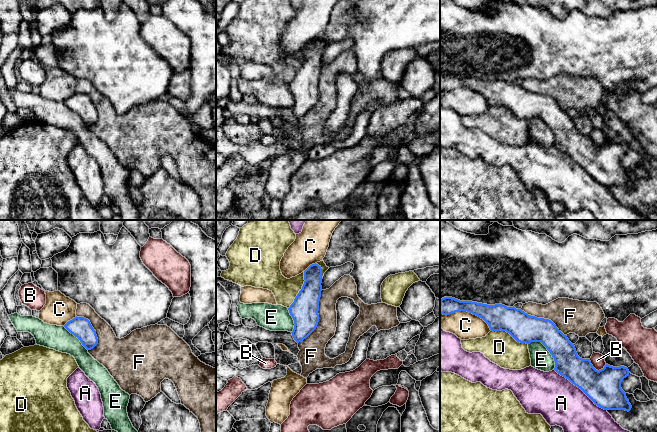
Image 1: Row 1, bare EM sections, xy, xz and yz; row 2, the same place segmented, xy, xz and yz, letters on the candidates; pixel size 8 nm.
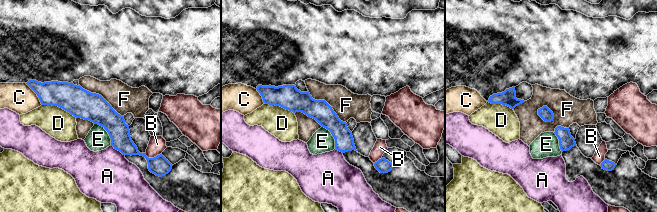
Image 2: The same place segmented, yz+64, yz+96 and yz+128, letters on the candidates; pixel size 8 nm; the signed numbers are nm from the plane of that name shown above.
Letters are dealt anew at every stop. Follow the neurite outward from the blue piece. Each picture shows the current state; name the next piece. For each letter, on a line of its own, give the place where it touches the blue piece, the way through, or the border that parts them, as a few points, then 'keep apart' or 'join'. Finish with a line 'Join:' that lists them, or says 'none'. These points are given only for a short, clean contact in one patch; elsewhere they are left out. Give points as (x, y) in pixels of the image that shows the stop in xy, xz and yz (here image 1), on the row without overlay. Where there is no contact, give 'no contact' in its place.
A: yz (580, 164) | keep apart
B: yz (595, 145) | keep apart
C: yz (467, 87) | keep apart
D: xz (300, 66) | keep apart
E: yz (547, 125) | keep apart
F: xz (318, 94) | keep apart
Join: none

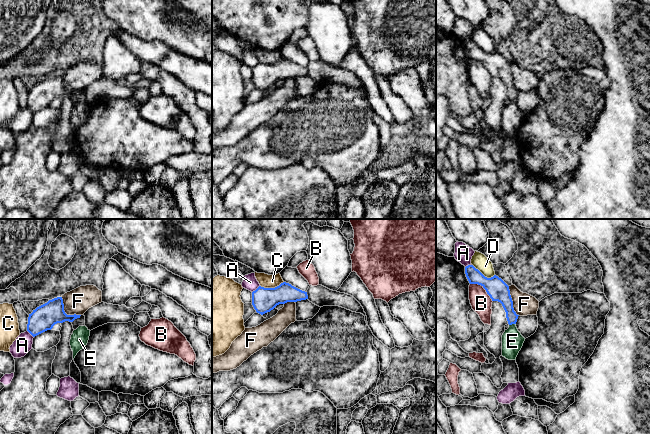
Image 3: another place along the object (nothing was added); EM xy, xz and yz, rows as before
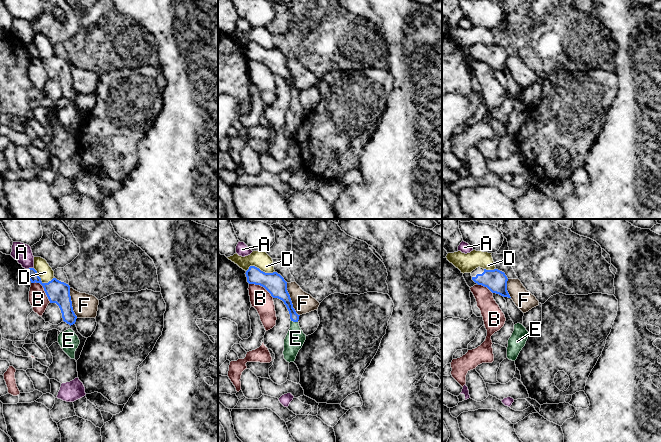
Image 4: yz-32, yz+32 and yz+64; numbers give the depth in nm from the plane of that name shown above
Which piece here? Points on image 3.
A: xz (256, 65) | keep apart
B: yz (483, 63) | along yz (470, 59), (480, 61), (492, 77) | keep apart
C: xz (271, 64) | keep apart
D: yz (482, 50) | keep apart
E: yz (512, 99) | across yz (501, 70), (506, 76), (512, 99), (512, 117) | join
F: xy (64, 88) | keep apart
Join: E

